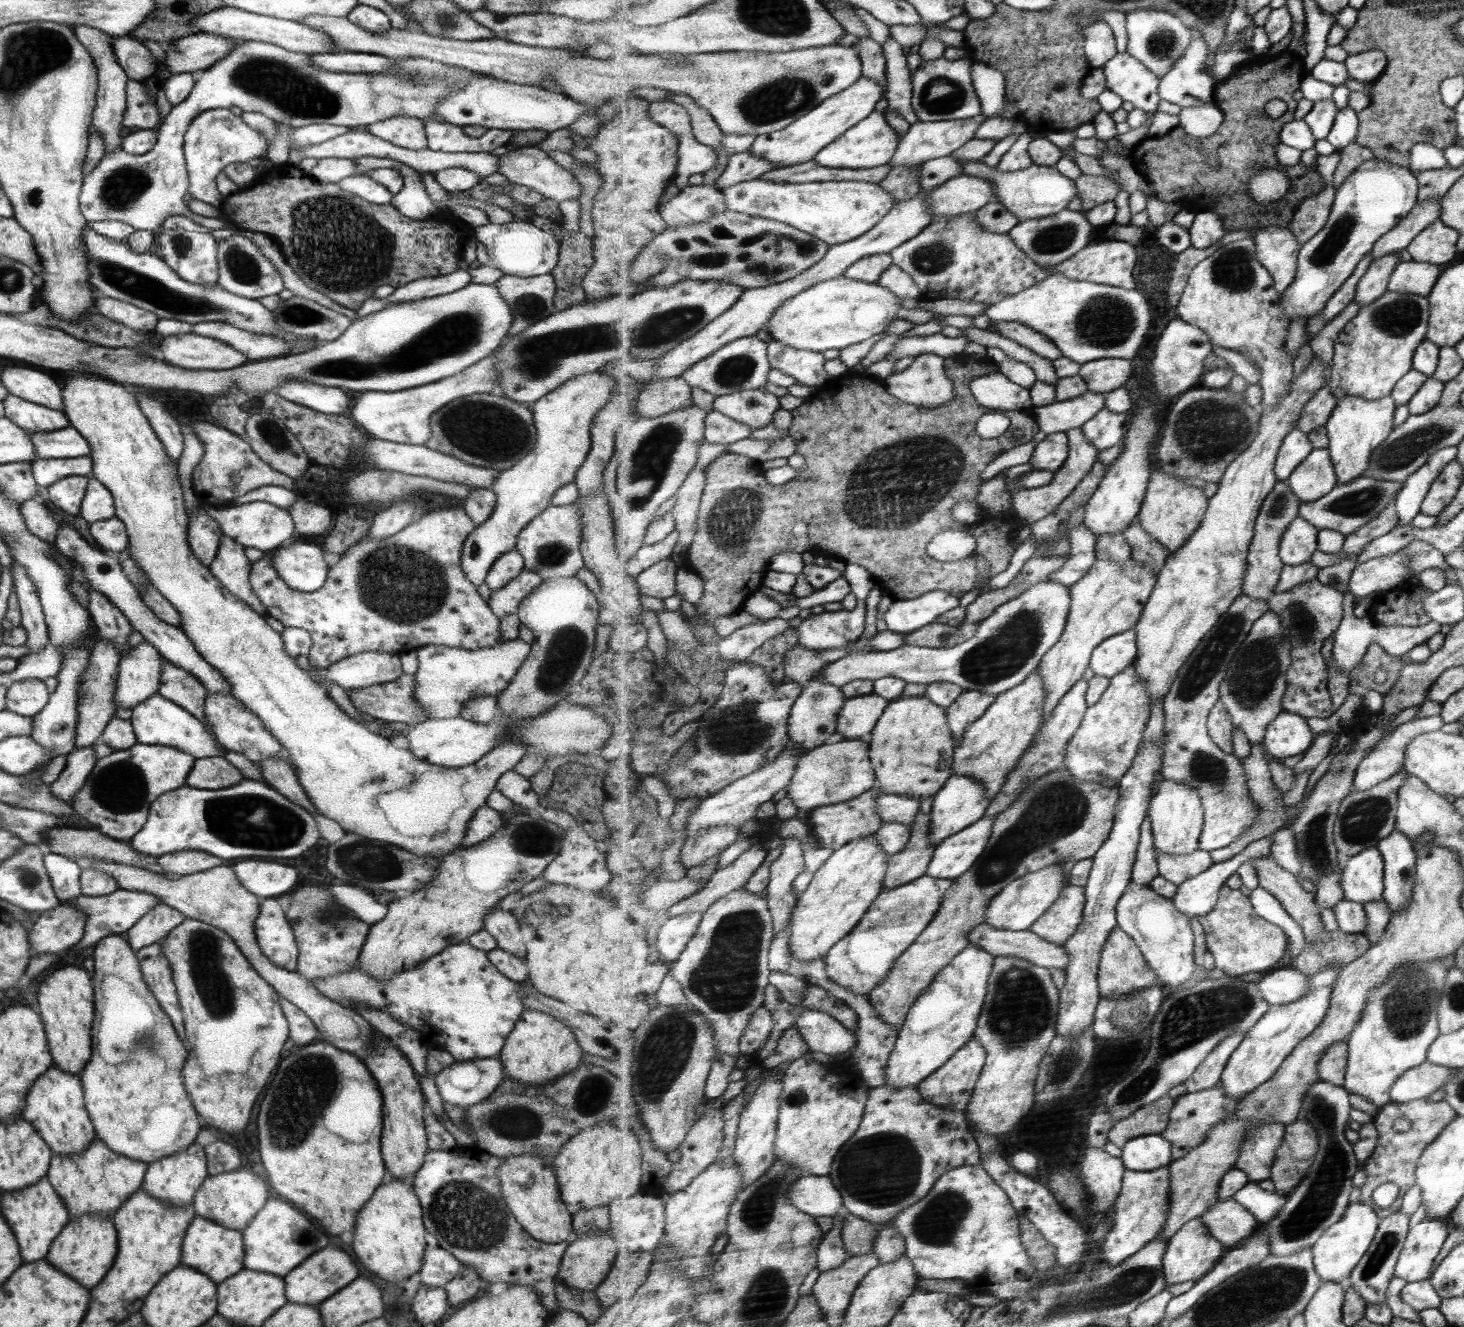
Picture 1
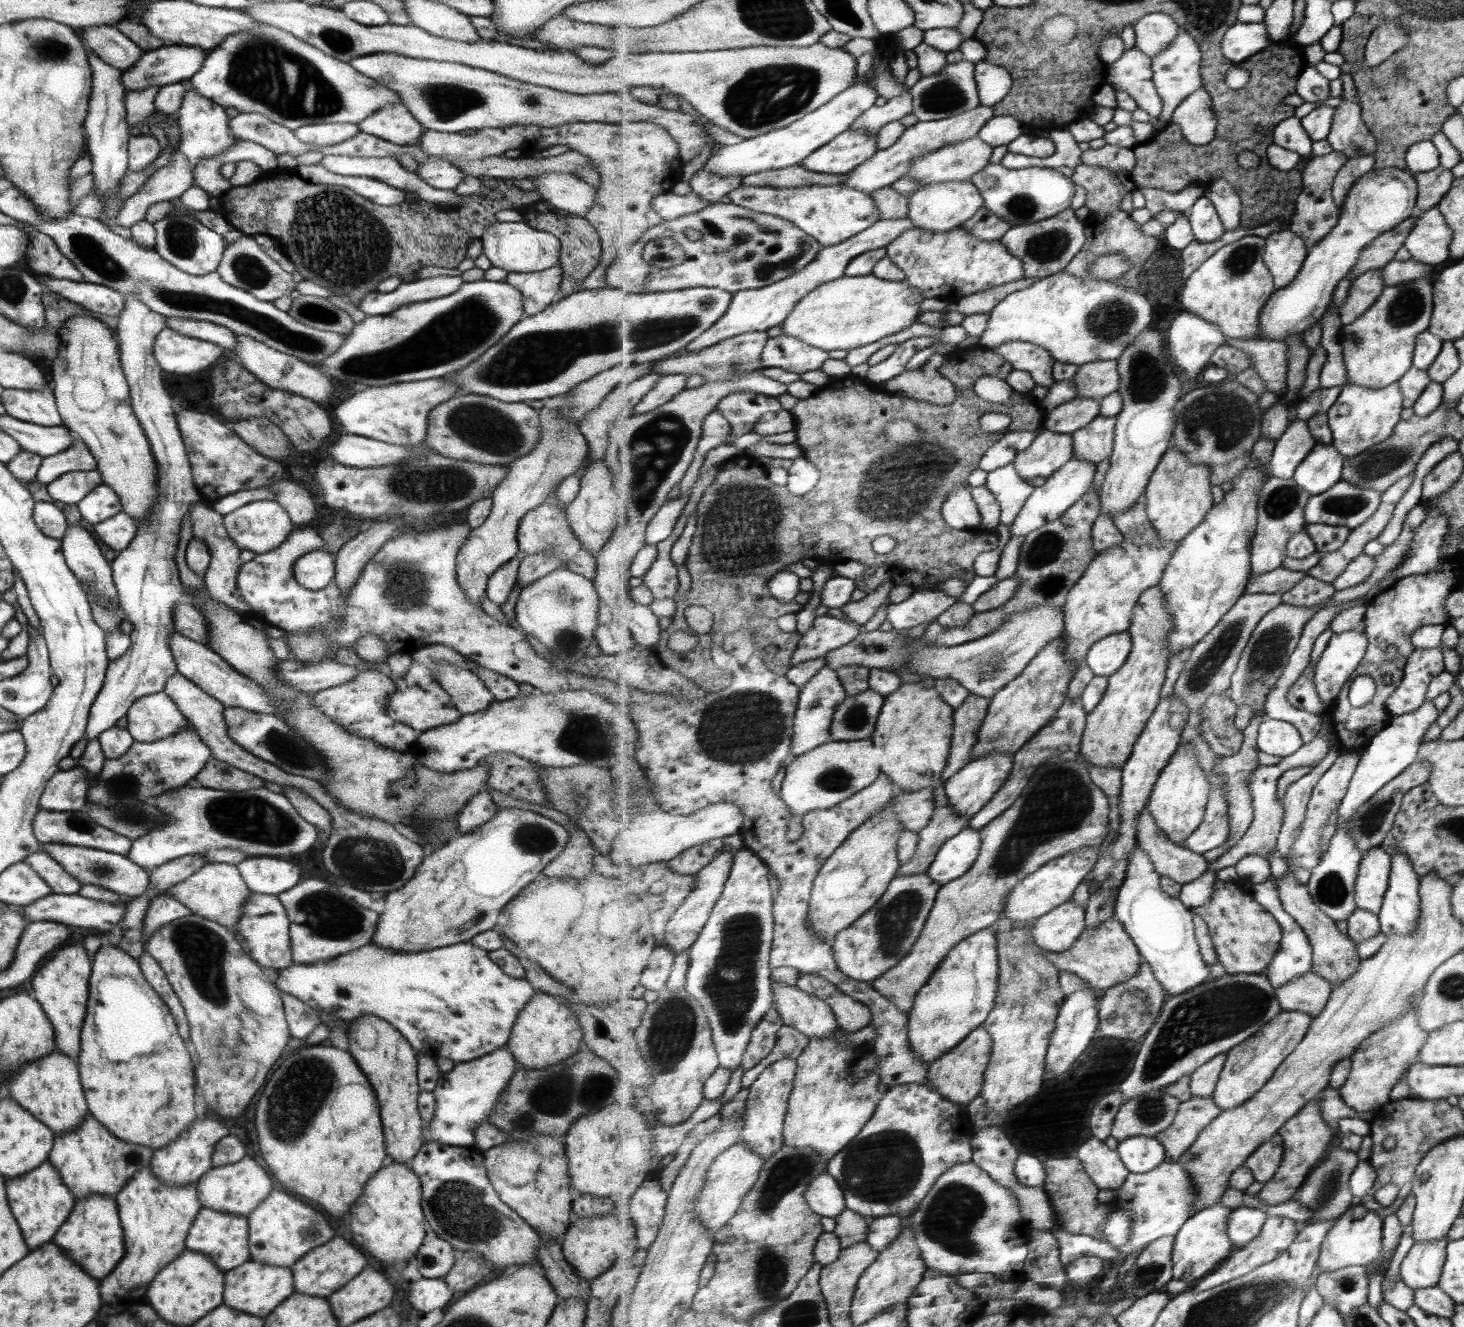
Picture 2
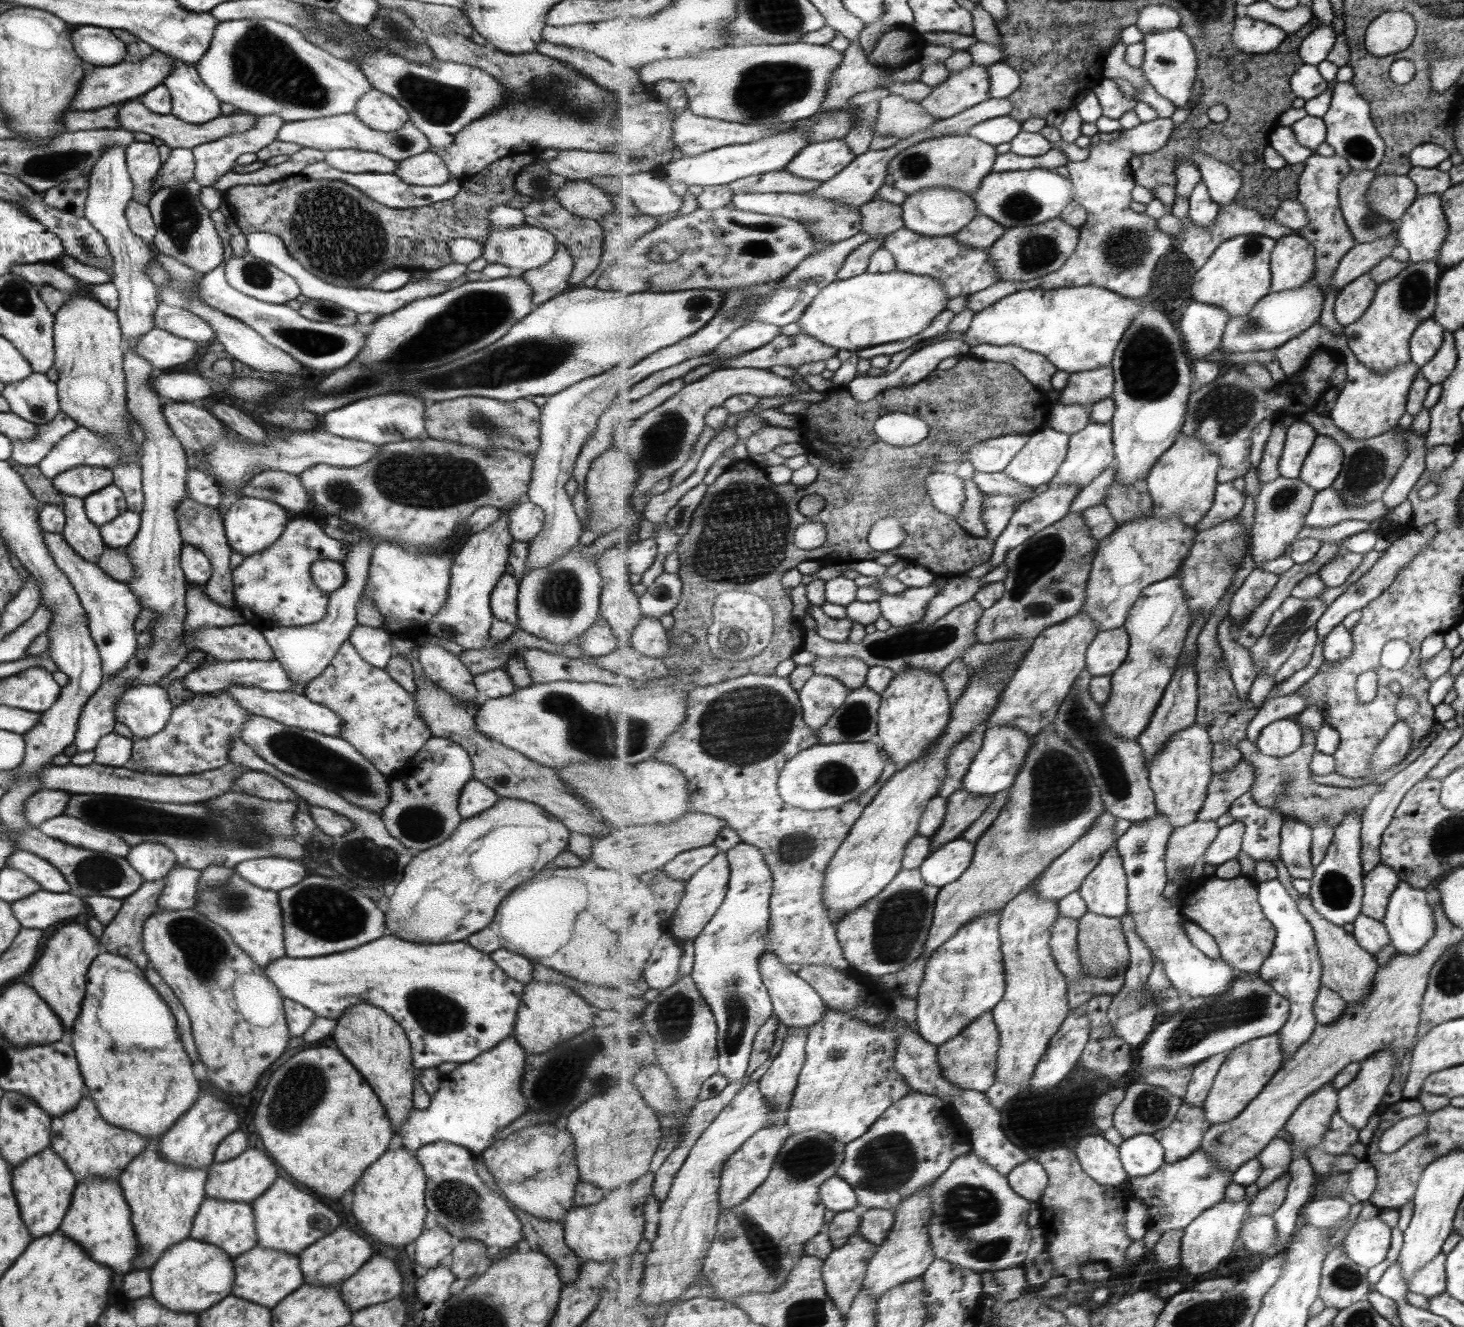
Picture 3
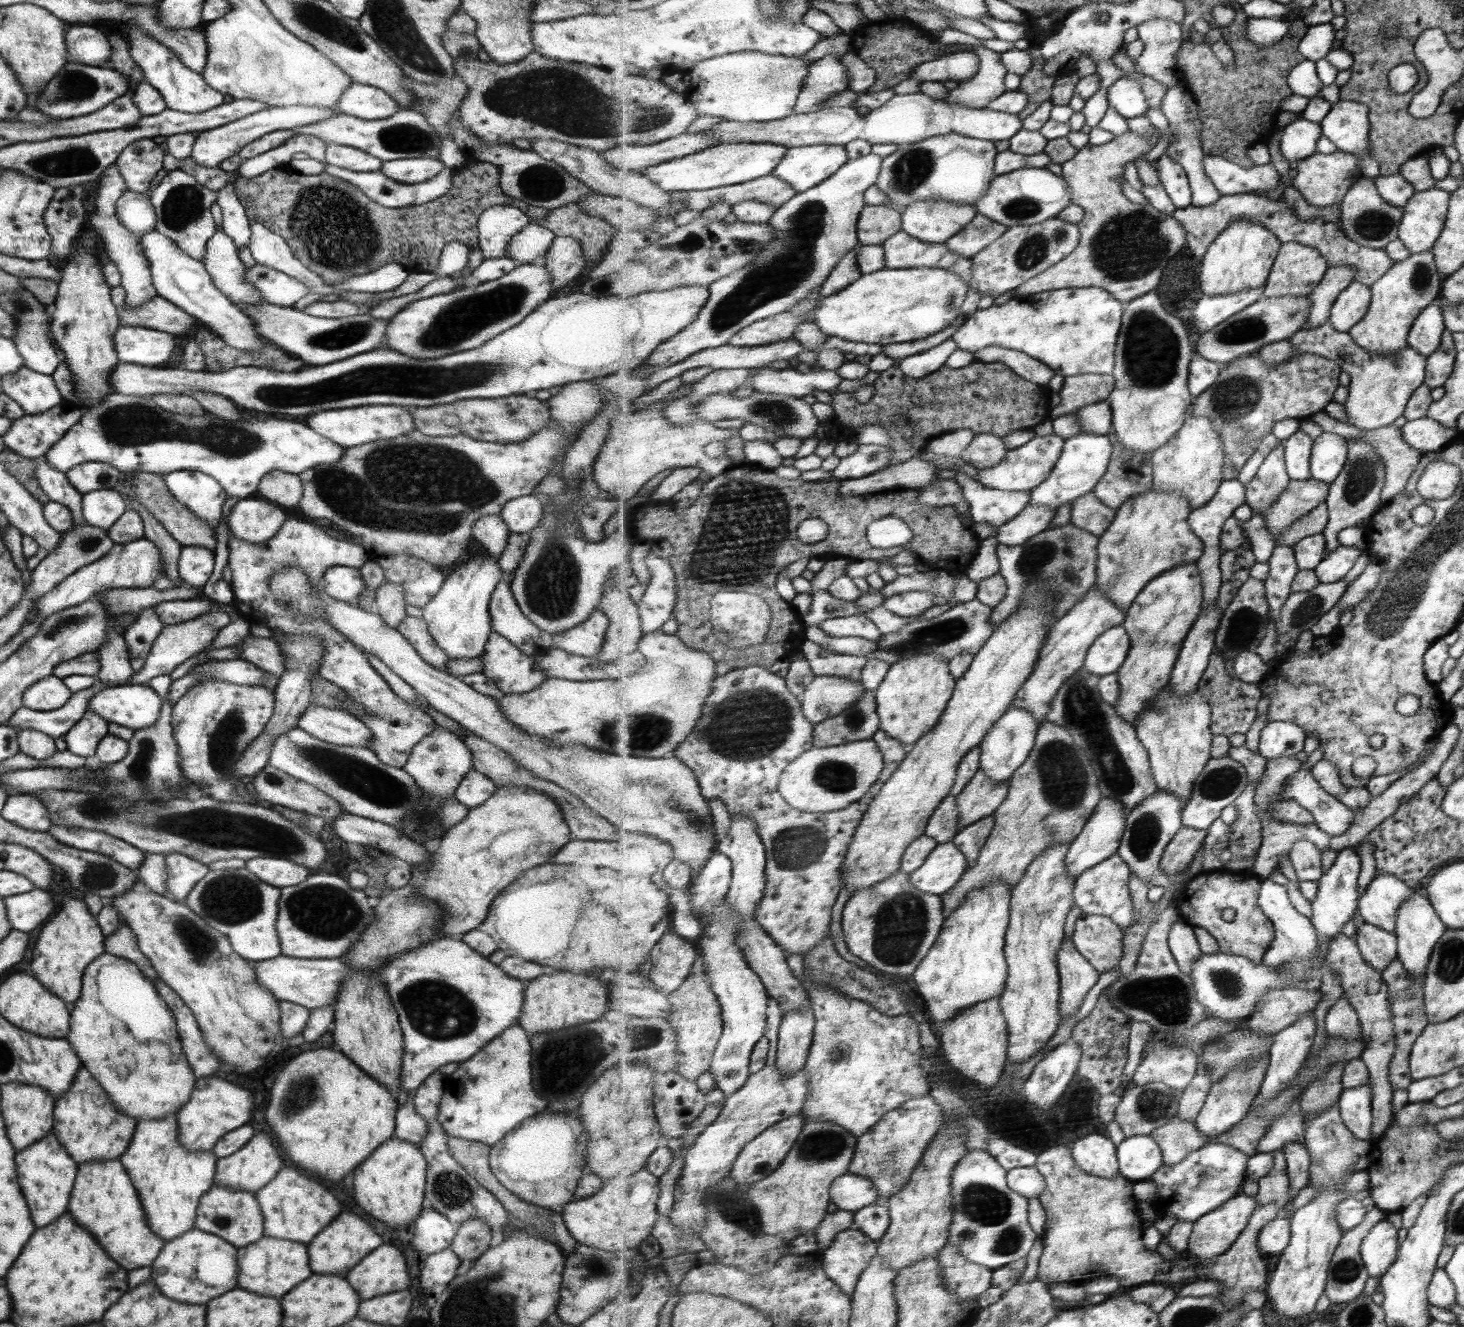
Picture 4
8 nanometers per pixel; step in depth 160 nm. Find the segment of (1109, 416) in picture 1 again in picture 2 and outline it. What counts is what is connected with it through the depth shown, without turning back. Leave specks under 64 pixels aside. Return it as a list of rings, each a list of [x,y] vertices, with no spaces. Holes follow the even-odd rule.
[[[1097,416],[1089,426],[1073,433],[1074,456],[1095,463],[1111,458],[1116,440],[1117,418]]]

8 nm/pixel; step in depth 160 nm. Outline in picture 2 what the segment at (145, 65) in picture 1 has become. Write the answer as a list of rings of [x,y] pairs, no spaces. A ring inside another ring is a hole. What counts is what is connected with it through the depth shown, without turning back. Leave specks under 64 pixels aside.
[[[90,26],[78,32],[85,50],[93,52],[114,69],[127,70],[143,55],[143,51],[115,26]]]

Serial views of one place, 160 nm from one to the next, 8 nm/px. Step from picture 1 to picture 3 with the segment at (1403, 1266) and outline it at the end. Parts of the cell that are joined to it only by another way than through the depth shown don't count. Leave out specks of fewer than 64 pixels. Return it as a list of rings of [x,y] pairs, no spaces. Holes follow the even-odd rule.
[[[1437,1254],[1433,1260],[1429,1261],[1412,1281],[1409,1282],[1409,1292],[1431,1298],[1447,1290],[1447,1276],[1444,1272],[1445,1254]]]

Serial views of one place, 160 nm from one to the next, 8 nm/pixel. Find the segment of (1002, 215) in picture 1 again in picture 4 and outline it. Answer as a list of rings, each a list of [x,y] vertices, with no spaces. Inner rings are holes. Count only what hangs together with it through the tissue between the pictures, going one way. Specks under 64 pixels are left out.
[[[977,212],[977,216],[946,243],[953,252],[972,259],[981,250],[992,245],[1009,229],[1010,227],[995,222],[992,218]]]

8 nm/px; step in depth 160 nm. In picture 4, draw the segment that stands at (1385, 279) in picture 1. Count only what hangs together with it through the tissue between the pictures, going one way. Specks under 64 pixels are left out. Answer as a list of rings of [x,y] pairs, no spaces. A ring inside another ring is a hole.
[[[1354,281],[1335,301],[1330,317],[1333,328],[1350,333],[1365,318],[1371,305],[1371,288],[1365,283]]]

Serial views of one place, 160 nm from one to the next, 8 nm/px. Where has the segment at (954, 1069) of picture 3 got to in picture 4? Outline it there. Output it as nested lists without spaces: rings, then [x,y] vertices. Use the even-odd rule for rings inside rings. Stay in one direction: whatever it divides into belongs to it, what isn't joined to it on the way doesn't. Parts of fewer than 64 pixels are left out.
[[[1000,997],[980,1002],[956,1014],[941,1031],[942,1056],[949,1068],[979,1084],[985,1090],[995,1091],[1008,1062],[1009,1031]]]

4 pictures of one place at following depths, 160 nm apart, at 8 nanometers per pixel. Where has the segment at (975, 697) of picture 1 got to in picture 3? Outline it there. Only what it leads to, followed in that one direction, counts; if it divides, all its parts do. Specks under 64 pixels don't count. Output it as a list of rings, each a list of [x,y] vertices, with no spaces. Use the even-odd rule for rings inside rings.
[[[986,724],[979,725],[963,741],[953,746],[948,760],[949,776],[945,778],[945,784],[941,788],[941,797],[952,797],[953,794],[963,789],[965,778],[969,774],[969,768],[971,768],[977,753],[980,752],[981,747],[984,745],[987,729]]]

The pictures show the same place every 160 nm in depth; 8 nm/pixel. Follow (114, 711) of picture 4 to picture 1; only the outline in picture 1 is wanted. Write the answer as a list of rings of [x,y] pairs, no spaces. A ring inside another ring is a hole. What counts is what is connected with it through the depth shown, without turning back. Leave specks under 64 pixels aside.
[[[157,692],[145,698],[144,701],[139,701],[131,712],[128,721],[131,723],[137,743],[146,743],[149,746],[171,746],[190,754],[195,759],[213,758],[220,754],[218,744],[206,725],[180,706],[159,696]]]

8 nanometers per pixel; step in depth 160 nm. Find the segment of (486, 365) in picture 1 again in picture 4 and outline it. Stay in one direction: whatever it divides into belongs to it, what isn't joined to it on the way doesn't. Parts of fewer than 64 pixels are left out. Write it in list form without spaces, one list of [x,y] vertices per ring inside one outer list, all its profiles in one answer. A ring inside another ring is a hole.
[[[356,406],[341,407],[337,410],[319,410],[309,416],[304,424],[315,434],[328,438],[343,449],[361,446],[377,440],[391,440],[414,431],[411,408],[404,406]]]

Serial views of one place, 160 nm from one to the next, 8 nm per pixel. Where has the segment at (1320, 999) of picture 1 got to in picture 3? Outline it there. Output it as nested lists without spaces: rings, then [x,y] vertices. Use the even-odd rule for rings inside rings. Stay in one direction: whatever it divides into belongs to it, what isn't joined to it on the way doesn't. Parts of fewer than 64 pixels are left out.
[[[1279,1033],[1254,1039],[1228,1051],[1224,1065],[1220,1068],[1213,1088],[1204,1103],[1208,1121],[1213,1125],[1219,1125],[1239,1117],[1248,1108],[1248,1104],[1263,1092],[1265,1085],[1276,1076],[1277,1071],[1284,1064],[1284,1053]]]

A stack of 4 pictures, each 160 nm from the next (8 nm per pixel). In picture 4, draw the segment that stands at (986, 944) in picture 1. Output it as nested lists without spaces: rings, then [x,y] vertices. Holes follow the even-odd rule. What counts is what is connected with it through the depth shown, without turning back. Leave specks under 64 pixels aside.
[[[1082,913],[1076,922],[1075,946],[1101,973],[1120,966],[1124,957],[1124,929],[1112,918],[1093,913]]]

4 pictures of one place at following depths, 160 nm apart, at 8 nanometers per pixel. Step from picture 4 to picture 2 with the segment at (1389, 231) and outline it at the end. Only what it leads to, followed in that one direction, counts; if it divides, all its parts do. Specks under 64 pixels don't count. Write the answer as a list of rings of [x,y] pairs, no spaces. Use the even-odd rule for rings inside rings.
[[[1367,155],[1359,158],[1352,158],[1347,161],[1343,169],[1337,173],[1336,181],[1332,186],[1332,195],[1337,206],[1342,208],[1352,186],[1367,173],[1371,173],[1376,166],[1375,155]]]

